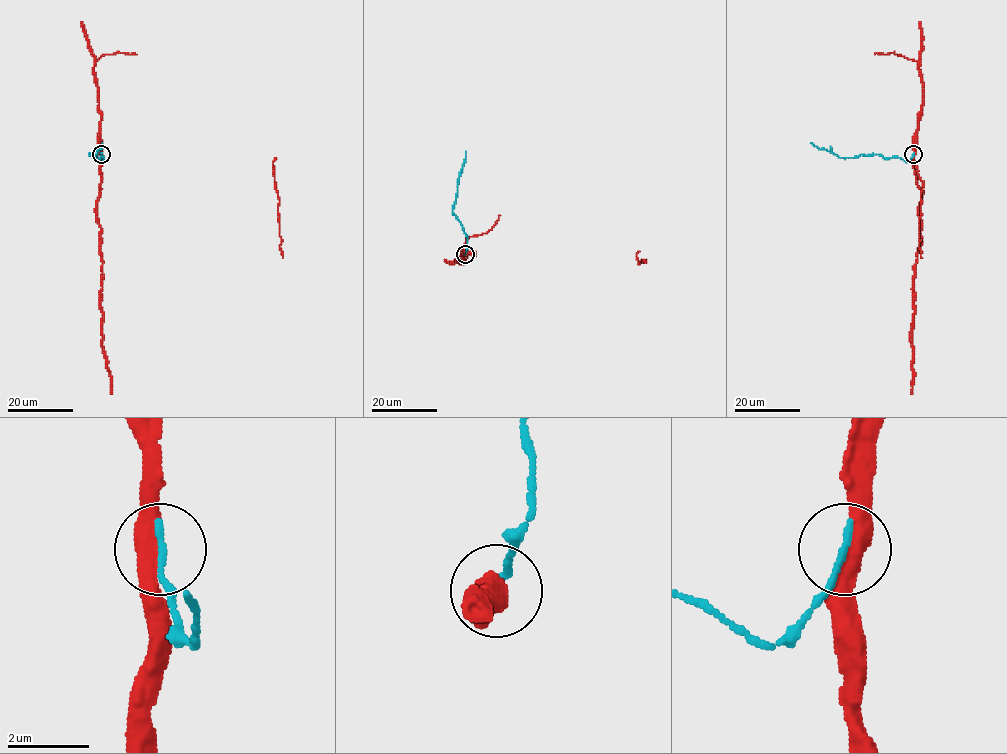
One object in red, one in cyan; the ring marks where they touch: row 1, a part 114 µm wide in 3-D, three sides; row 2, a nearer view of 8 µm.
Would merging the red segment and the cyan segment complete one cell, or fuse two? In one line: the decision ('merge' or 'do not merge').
merge

